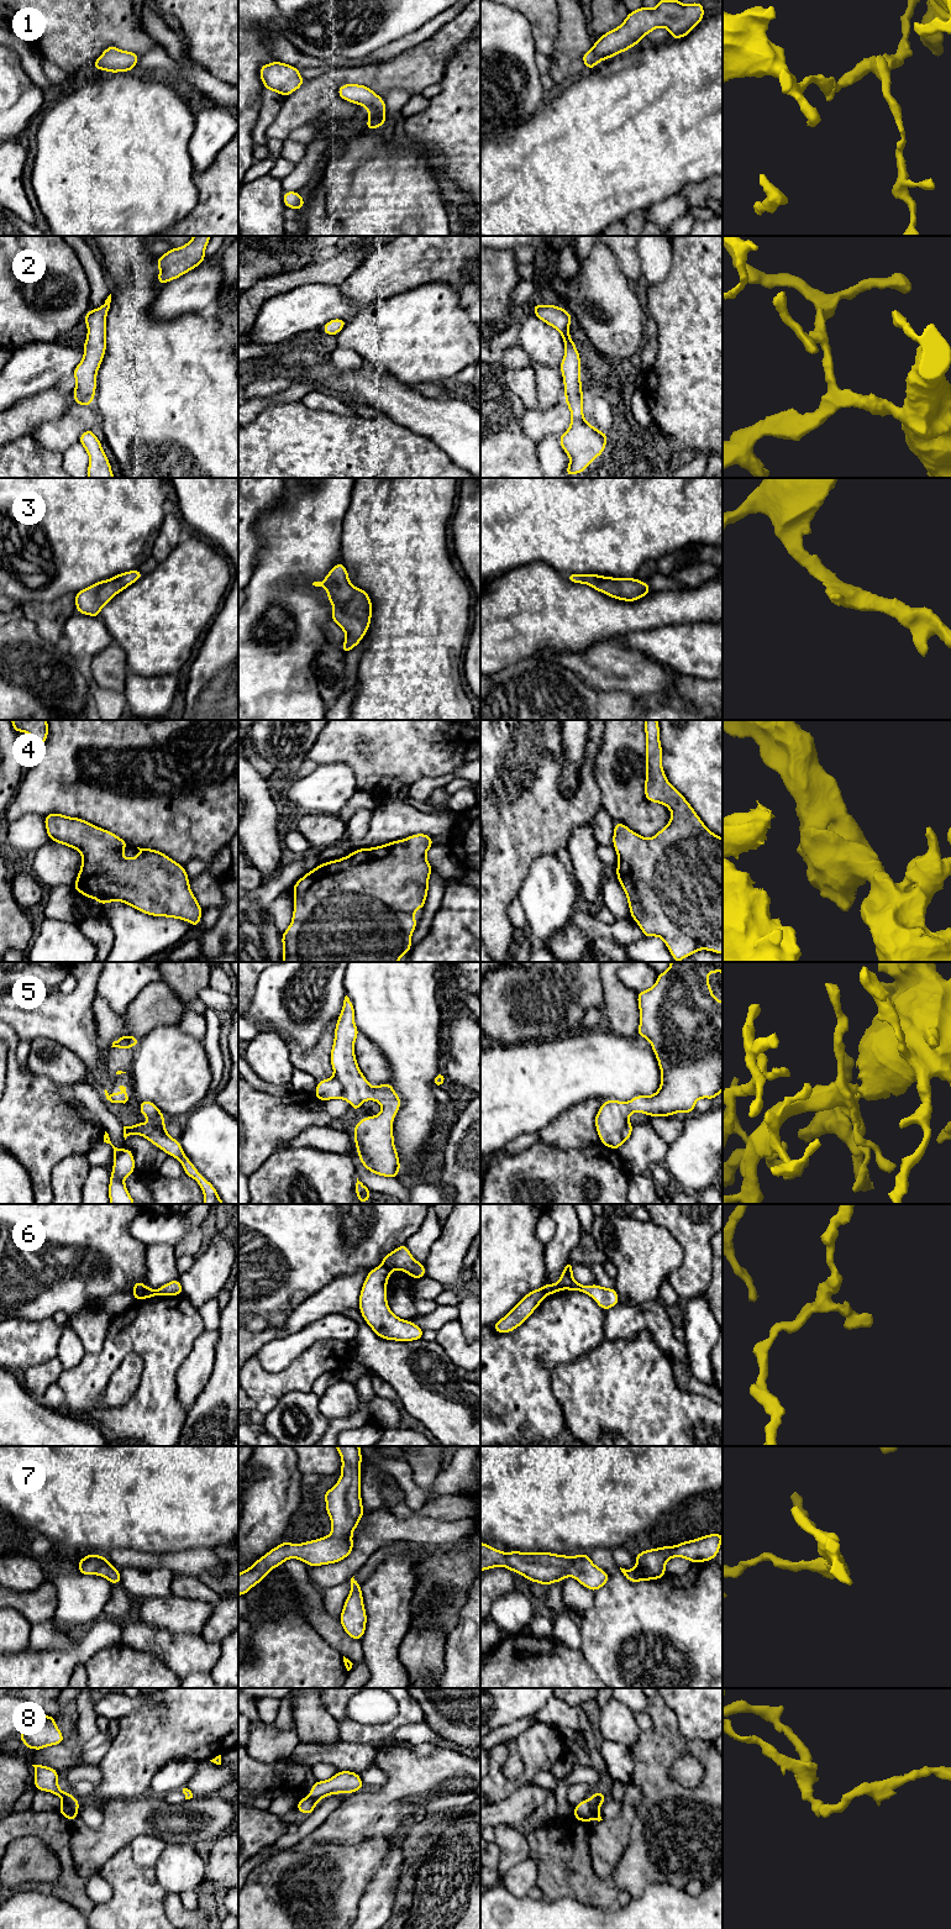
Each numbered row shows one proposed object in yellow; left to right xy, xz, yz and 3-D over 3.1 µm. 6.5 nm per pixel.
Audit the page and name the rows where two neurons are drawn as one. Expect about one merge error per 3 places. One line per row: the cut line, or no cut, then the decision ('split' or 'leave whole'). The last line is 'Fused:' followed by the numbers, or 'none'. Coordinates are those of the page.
1: no cut | leave whole
2: no cut | leave whole
3: no cut | leave whole
4: no cut | leave whole
5: no cut | leave whole
6: xy (147, 1287), (138, 1298) | split
7: no cut | leave whole
8: xy (75, 1799), (71, 1818) | split
Fused: 6, 8

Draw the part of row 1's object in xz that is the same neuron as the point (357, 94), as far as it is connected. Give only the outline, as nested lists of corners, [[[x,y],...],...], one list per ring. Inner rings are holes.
[[[343,84],[338,88],[340,98],[348,103],[362,105],[368,110],[367,130],[374,130],[383,126],[385,120],[387,105],[382,96],[377,95],[371,88],[359,84]]]

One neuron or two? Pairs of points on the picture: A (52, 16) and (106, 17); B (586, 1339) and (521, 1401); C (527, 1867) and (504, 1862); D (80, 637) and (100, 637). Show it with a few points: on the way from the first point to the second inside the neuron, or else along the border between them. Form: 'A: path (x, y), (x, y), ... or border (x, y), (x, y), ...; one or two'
A: path (66, 16), (93, 16); one
B: path (561, 1339), (548, 1339), (521, 1366), (521, 1376); one
C: border (527, 1856), (515, 1864), (503, 1881); two
D: path (85, 637), (95, 637); one

